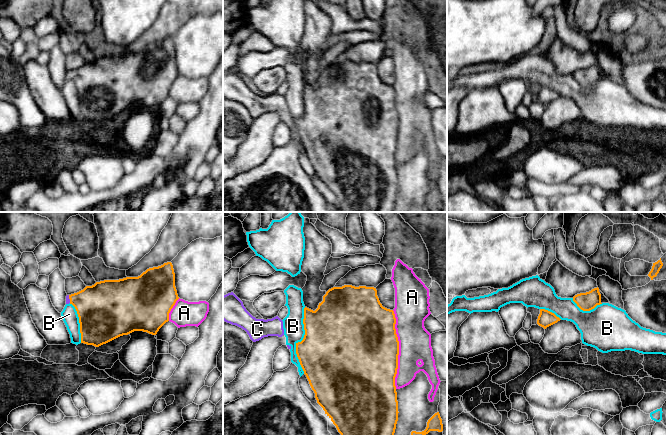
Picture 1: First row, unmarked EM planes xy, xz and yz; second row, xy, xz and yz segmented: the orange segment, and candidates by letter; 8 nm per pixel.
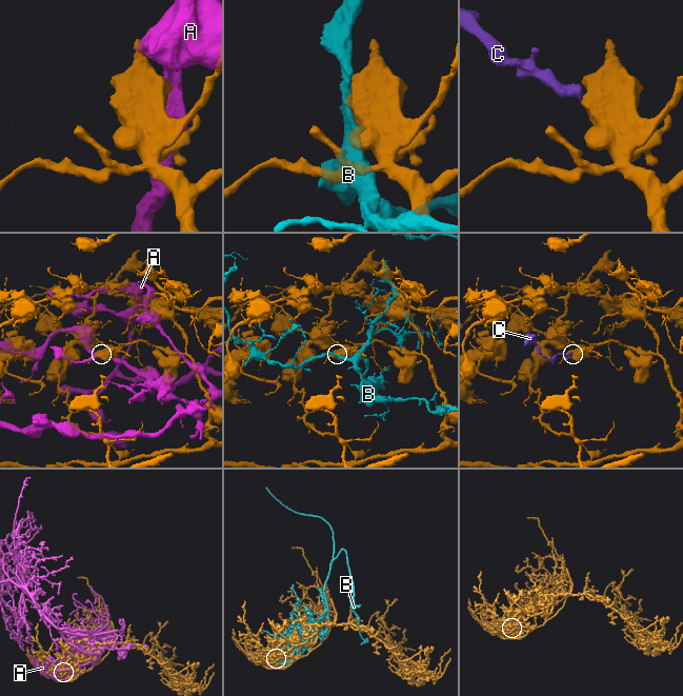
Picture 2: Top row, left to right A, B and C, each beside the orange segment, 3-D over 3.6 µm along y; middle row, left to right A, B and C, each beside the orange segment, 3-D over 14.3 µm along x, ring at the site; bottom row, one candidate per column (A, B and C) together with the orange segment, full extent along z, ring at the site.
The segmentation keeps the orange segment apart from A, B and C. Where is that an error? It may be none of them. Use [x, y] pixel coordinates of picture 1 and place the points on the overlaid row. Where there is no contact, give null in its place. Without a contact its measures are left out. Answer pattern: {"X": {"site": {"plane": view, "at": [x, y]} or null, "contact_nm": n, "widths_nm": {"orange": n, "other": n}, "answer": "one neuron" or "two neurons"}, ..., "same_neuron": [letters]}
{"A": {"site": {"plane": "xz", "at": [398, 349]}, "contact_nm": 650, "widths_nm": {"orange": 500, "other": 260}, "answer": "two neurons"}, "B": {"site": {"plane": "xz", "at": [301, 341]}, "contact_nm": 550, "widths_nm": {"orange": 500, "other": 170}, "answer": "two neurons"}, "C": {"site": {"plane": "xy", "at": [69, 298]}, "contact_nm": 70, "widths_nm": {"orange": 360, "other": 30}, "answer": "one neuron"}, "same_neuron": ["C"]}

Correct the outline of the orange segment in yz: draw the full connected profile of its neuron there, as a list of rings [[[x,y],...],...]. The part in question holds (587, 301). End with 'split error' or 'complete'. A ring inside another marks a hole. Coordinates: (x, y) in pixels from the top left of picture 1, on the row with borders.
[[[594,288],[589,292],[580,293],[573,297],[573,301],[583,311],[590,311],[601,303],[601,294],[599,288]]]; complete

